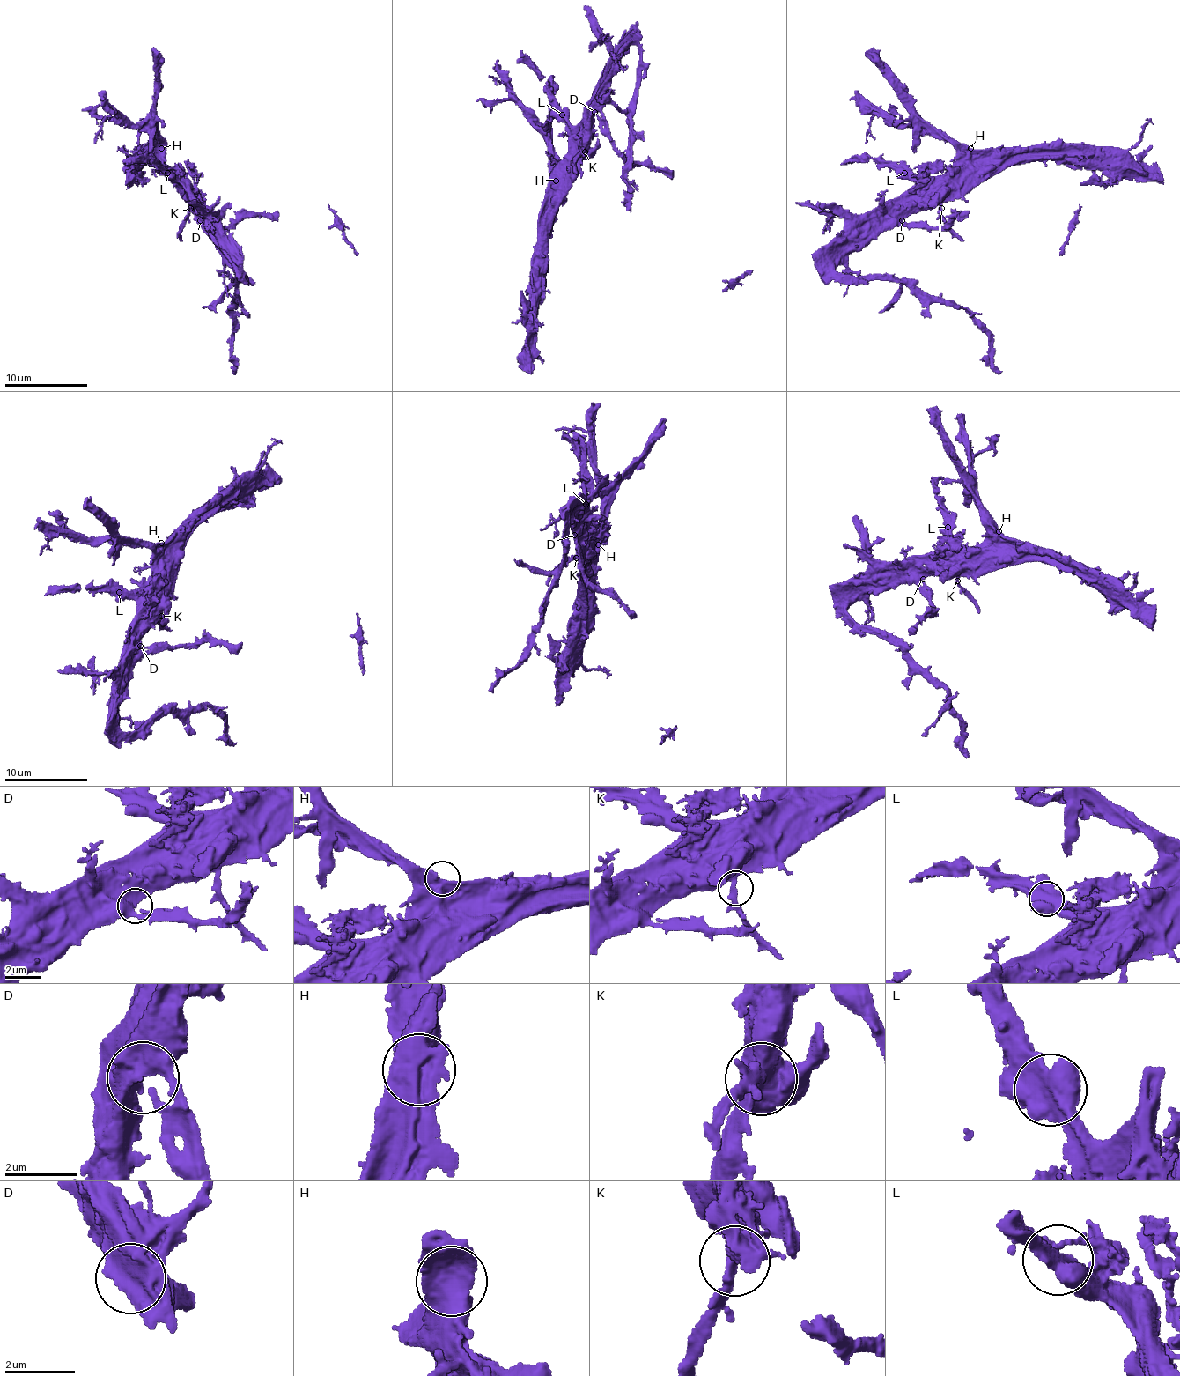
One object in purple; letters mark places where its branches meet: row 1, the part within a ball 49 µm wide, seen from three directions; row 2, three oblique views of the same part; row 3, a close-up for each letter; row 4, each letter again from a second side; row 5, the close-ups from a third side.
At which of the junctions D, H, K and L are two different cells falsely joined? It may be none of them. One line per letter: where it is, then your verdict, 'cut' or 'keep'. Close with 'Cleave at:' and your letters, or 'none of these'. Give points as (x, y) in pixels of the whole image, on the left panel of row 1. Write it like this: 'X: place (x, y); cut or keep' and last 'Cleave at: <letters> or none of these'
D: place (200, 220); keep
H: place (161, 148); keep
K: place (190, 208); keep
L: place (167, 173); keep
Cleave at: none of these

